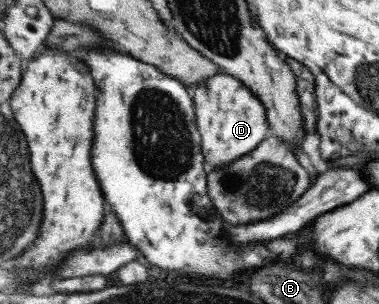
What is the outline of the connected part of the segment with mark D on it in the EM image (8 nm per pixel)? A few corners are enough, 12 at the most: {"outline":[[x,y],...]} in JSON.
{"outline":[[227,72],[192,90],[209,169],[271,134],[267,108]]}

